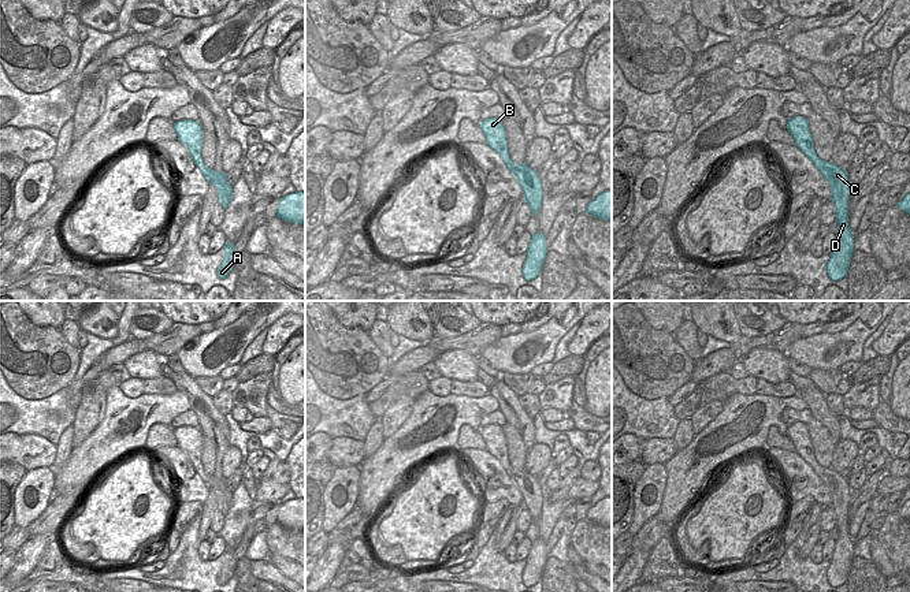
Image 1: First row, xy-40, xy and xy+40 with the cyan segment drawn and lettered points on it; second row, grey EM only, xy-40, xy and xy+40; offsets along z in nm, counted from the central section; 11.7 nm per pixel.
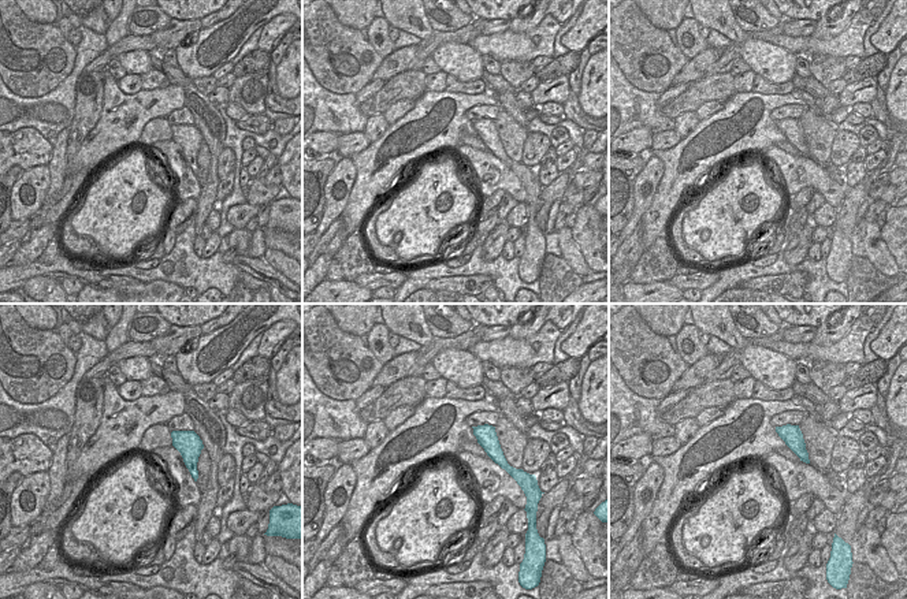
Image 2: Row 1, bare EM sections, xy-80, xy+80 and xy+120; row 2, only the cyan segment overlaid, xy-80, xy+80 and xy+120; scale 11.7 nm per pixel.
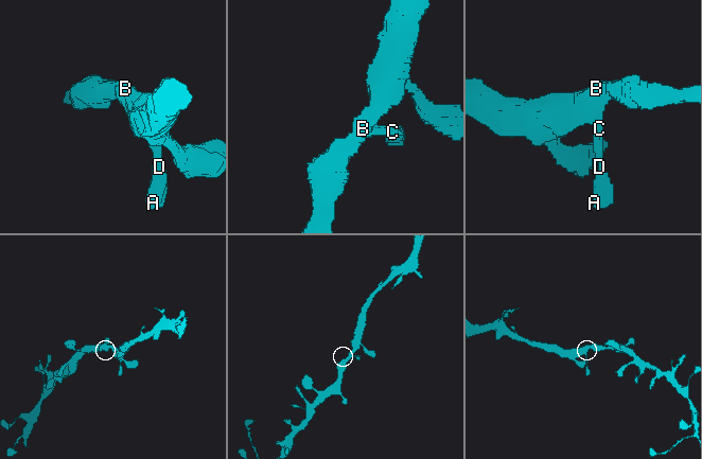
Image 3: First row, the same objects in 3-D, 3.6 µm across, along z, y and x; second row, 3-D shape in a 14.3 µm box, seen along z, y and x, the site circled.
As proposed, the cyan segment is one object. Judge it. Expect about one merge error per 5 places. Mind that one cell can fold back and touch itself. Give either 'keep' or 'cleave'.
keep

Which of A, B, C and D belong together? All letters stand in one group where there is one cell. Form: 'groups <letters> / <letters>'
groups A B C D

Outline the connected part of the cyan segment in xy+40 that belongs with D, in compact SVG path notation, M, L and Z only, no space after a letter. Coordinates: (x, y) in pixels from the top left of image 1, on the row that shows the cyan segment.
M803 116L788 119L787 130L795 139L795 145L813 161L816 168L824 175L831 185L831 200L836 208L837 234L827 265L831 280L837 282L847 276L850 261L854 252L854 234L848 227L848 196L851 180L844 168L832 161L821 160L814 149L809 123Z

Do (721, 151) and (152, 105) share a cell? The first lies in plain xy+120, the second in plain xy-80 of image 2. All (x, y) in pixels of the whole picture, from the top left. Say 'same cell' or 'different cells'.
same cell

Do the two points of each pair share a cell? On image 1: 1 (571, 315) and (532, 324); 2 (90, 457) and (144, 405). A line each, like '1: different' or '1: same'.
1: different
2: same

